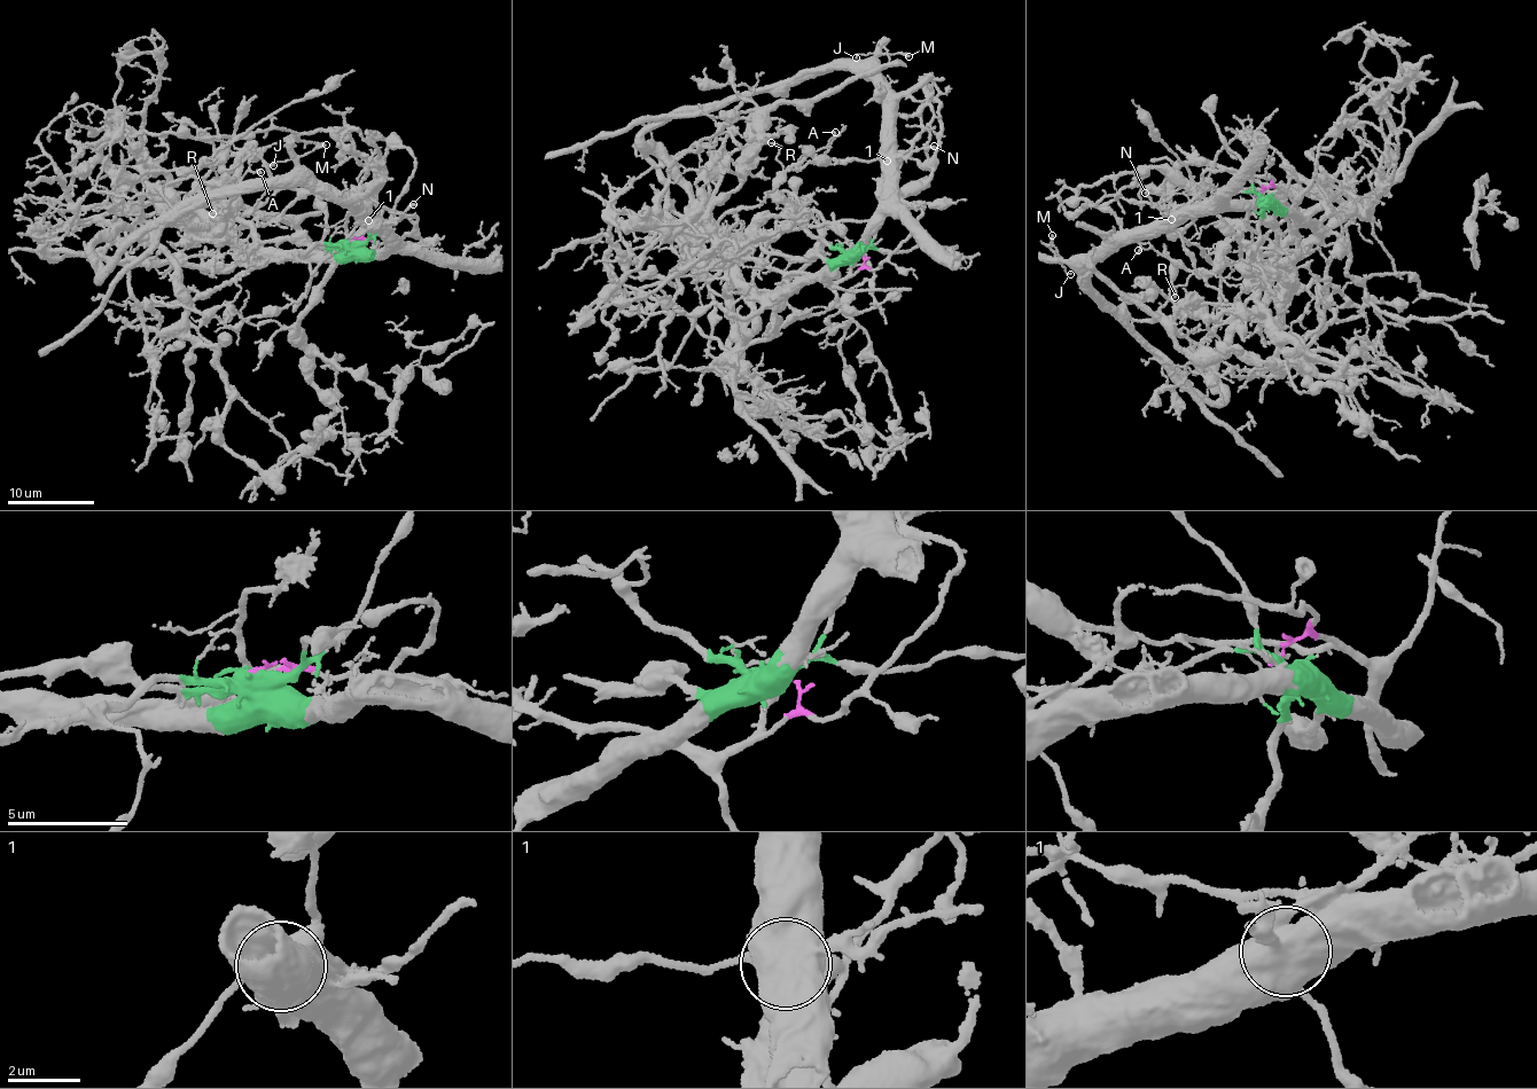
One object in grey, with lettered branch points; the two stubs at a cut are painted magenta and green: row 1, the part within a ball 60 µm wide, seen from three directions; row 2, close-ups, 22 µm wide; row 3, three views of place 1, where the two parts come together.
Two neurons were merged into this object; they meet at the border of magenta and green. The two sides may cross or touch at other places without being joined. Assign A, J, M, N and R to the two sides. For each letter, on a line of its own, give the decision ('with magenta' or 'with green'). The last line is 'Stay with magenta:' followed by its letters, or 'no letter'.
A: with green
J: with green
M: with green
N: with green
R: with green
Stay with magenta: no letter

